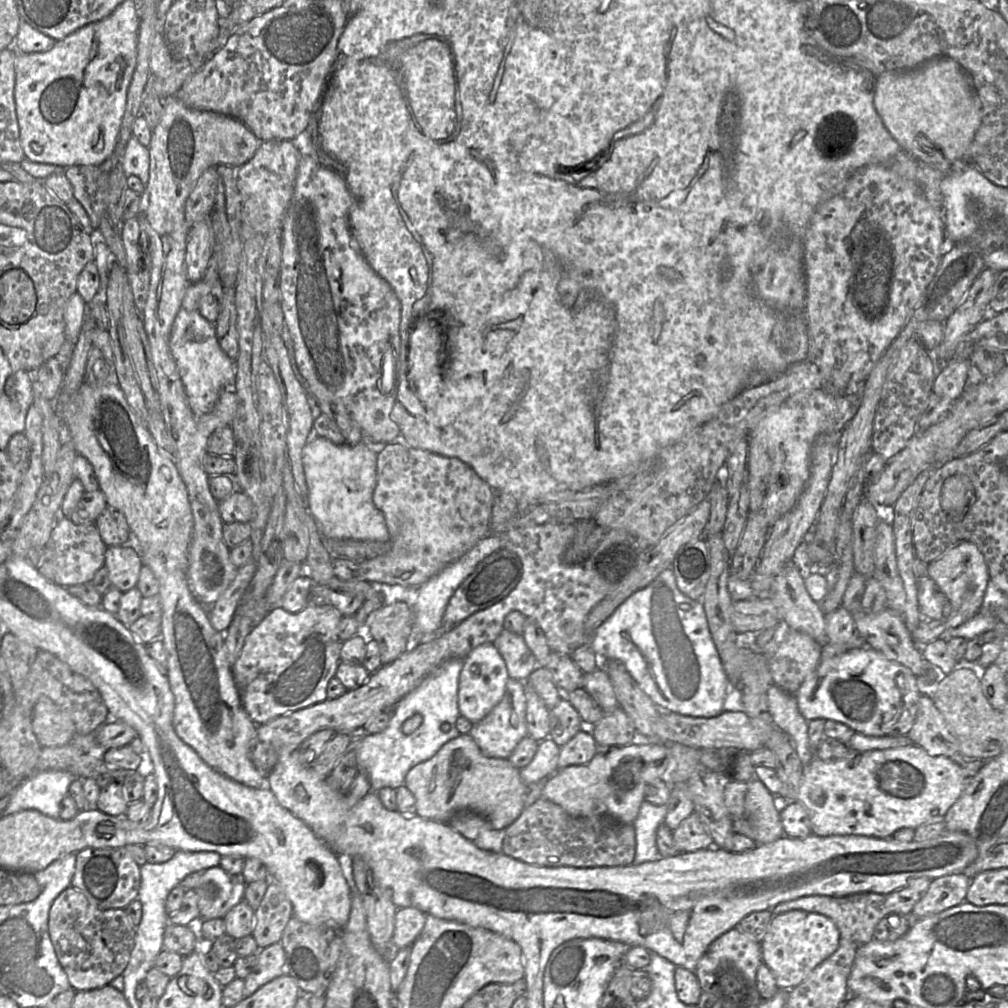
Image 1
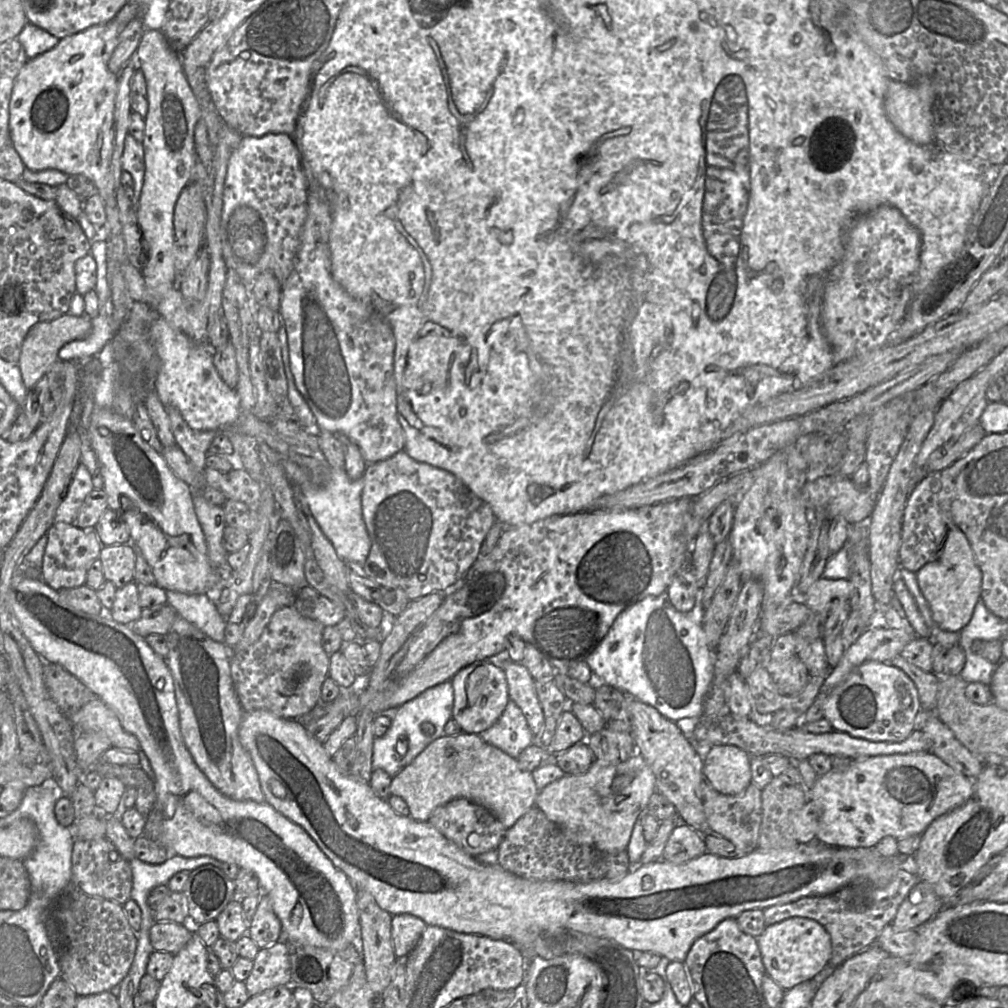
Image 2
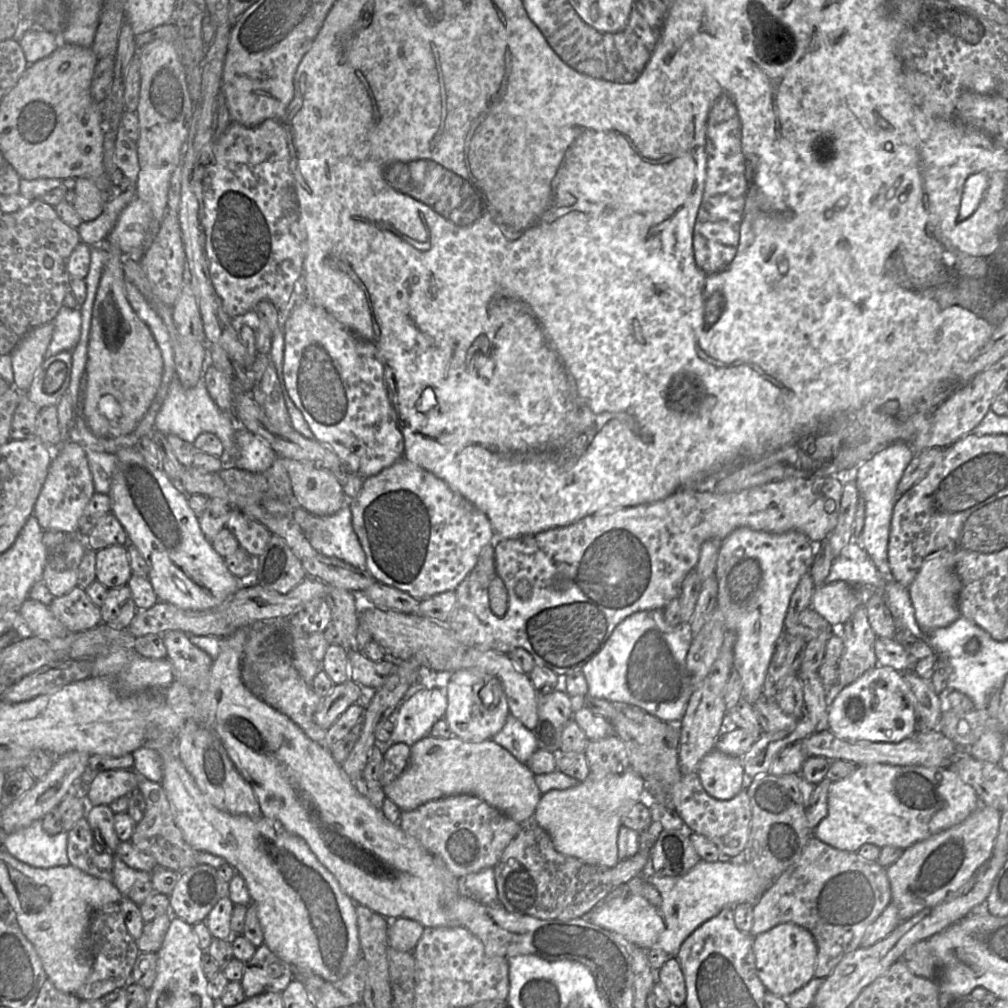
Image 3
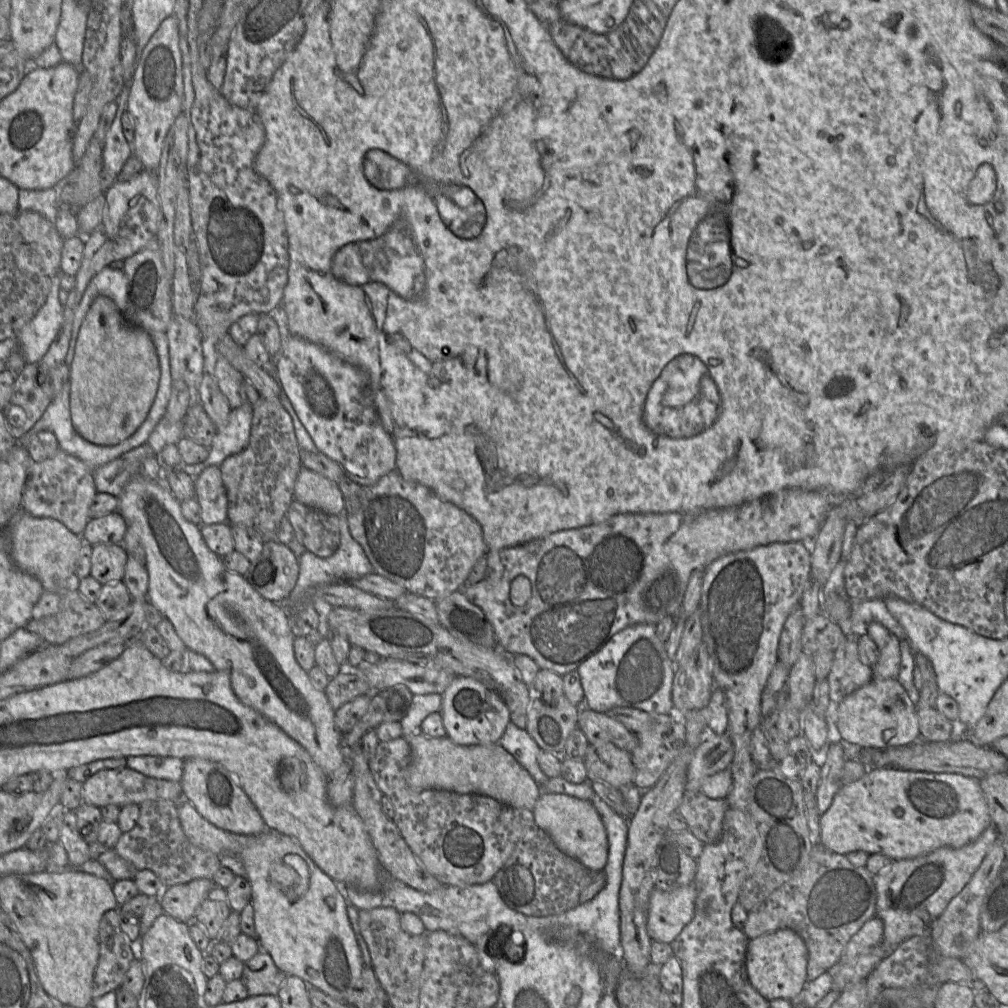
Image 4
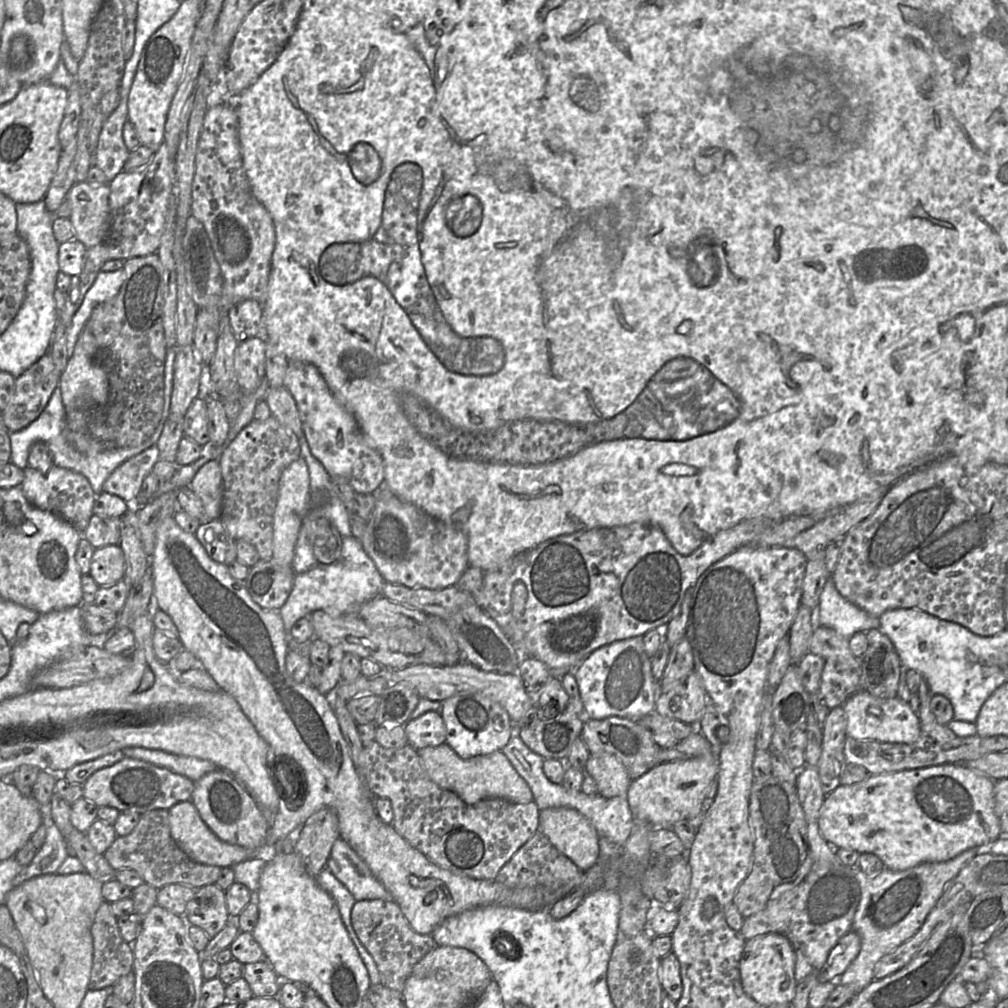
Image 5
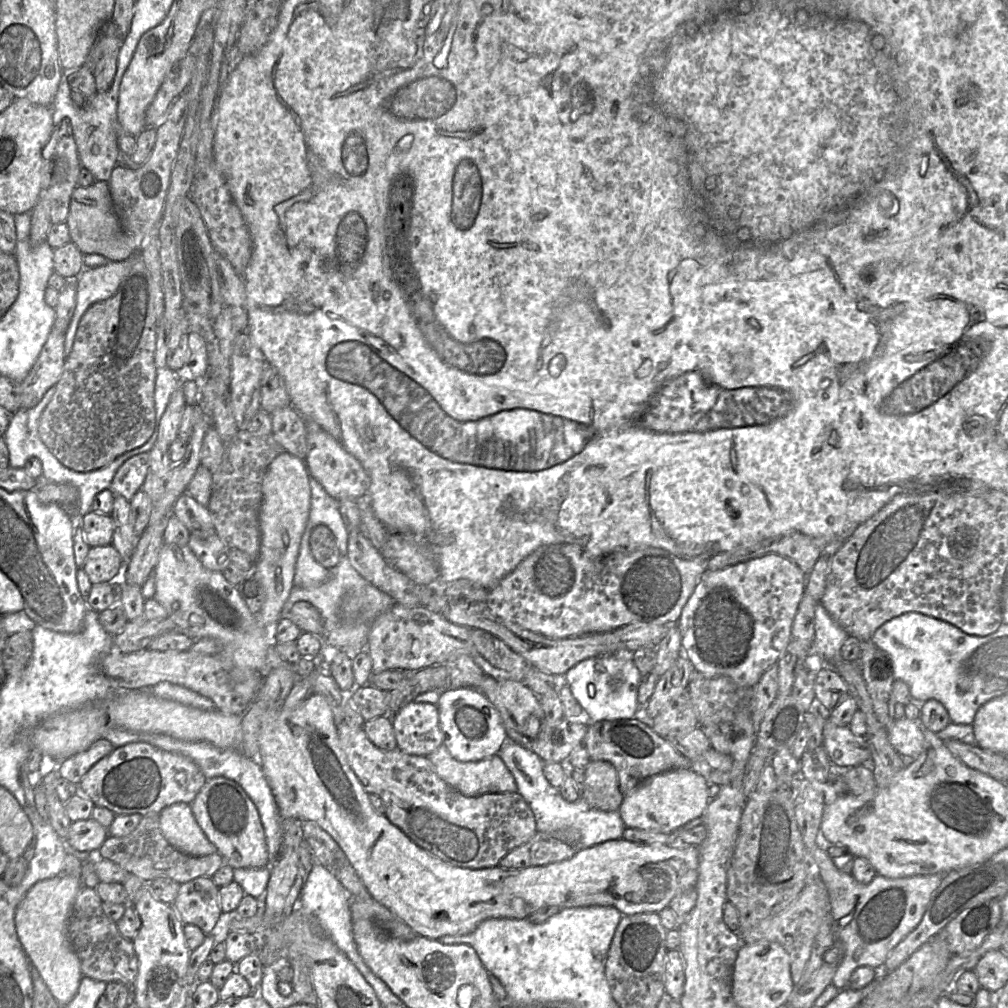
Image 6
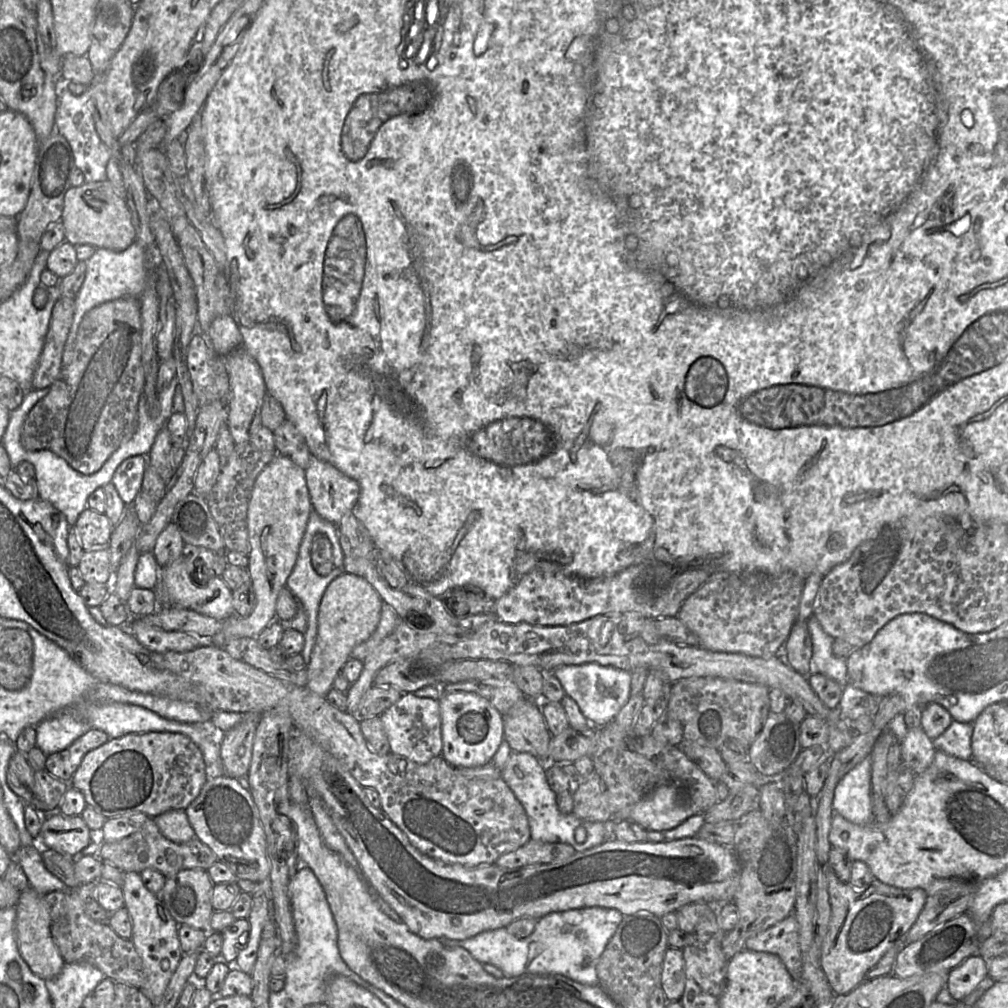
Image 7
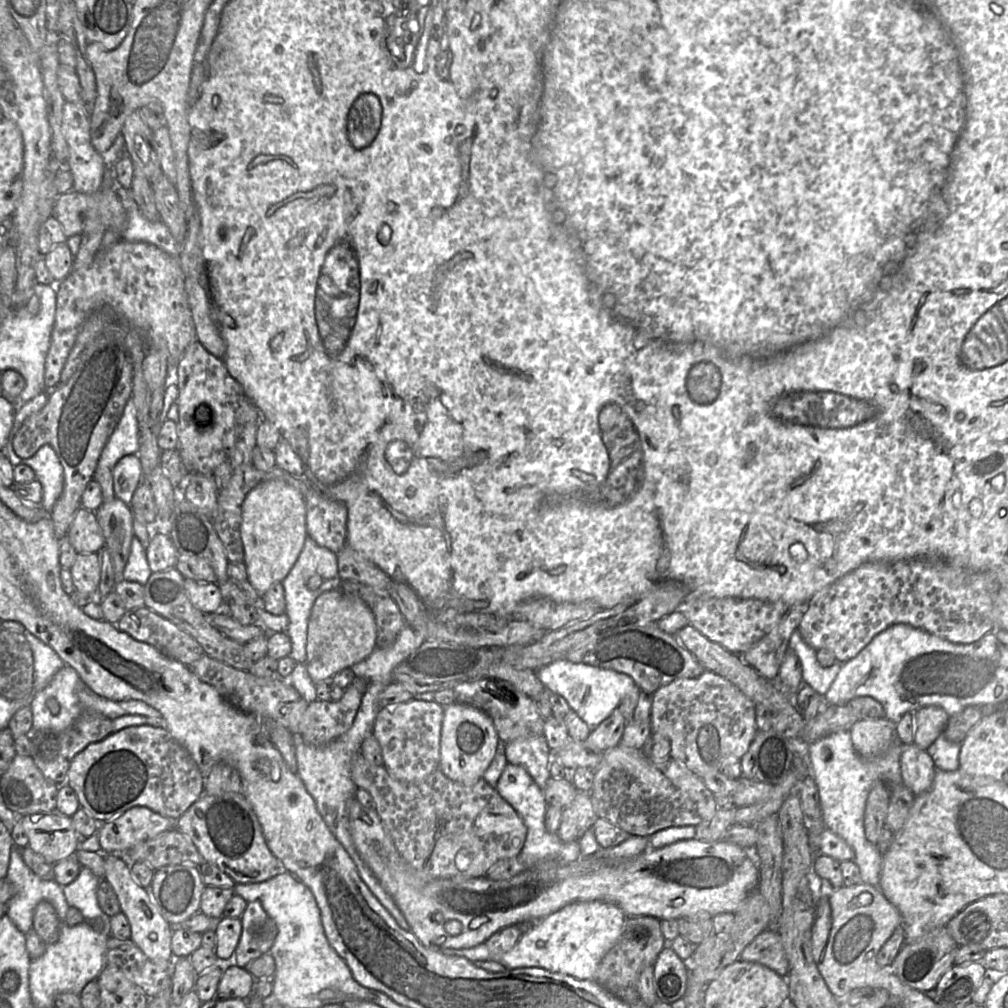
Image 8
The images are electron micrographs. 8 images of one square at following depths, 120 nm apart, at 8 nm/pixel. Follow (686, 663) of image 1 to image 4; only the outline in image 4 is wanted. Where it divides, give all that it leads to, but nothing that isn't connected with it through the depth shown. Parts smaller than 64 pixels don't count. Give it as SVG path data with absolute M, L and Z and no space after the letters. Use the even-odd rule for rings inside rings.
M635 624L616 633L594 655L585 660L577 672L585 694L585 706L597 712L606 713L614 707L632 707L650 714L672 714L674 706L671 699L672 684L676 663L669 658L665 642L660 640L653 624Z

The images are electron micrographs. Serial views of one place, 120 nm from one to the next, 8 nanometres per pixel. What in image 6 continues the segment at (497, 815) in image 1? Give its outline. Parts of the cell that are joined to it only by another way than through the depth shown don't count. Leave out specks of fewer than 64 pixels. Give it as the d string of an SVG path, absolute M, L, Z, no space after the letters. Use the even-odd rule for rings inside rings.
M443 743L426 757L433 765L439 777L465 796L472 797L489 792L517 792L514 776L499 754L479 761L461 762L451 756Z

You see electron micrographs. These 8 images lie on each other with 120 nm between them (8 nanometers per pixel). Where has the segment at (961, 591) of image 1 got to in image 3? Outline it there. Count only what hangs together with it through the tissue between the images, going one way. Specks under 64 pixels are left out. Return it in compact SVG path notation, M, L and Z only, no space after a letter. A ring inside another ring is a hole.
M935 553L929 556L908 589L916 620L922 629L933 631L944 628L961 617L957 603L960 588L961 581L951 554Z

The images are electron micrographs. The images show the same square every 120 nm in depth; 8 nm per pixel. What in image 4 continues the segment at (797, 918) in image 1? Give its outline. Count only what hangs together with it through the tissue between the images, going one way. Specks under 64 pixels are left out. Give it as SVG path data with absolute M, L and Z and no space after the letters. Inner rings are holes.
M780 929L749 940L746 970L751 985L768 1001L800 998L807 984L808 950L803 939L790 929Z

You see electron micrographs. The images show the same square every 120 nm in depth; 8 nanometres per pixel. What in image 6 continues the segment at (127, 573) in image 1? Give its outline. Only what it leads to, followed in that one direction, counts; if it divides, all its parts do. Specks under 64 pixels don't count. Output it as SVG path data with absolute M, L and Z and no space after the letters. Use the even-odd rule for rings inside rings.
M110 545L91 547L82 567L93 585L116 581L125 569L125 561Z

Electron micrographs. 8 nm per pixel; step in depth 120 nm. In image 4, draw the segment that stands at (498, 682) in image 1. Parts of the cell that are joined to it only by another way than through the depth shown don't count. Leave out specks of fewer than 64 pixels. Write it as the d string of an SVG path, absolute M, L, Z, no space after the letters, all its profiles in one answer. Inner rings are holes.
M456 676L442 694L440 710L448 738L463 746L497 744L508 723L510 712L500 695L472 677Z

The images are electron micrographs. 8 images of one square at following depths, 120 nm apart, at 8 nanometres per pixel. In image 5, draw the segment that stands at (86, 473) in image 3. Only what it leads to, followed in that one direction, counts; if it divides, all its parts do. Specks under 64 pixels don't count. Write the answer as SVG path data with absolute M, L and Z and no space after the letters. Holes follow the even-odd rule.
M54 464L47 472L41 472L28 466L24 469L21 489L32 505L60 516L71 523L83 536L83 532L93 516L96 497L85 476Z

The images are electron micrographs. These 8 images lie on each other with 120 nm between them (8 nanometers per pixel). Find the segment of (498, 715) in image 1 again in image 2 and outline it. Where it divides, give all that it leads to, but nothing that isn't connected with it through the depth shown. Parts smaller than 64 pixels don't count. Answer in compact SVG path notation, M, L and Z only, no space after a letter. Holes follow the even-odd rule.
M511 699L496 723L479 736L516 759L526 747L535 742L535 735L522 710Z

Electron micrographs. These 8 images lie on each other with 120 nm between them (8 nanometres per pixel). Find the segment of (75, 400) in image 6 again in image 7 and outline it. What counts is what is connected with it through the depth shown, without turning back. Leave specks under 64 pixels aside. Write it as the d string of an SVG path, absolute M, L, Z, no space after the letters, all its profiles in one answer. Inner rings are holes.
M140 296L109 301L88 311L78 328L71 363L61 369L49 393L36 403L24 421L22 446L27 451L51 450L81 474L97 472L138 428L138 404L146 381L141 361L141 332Z

